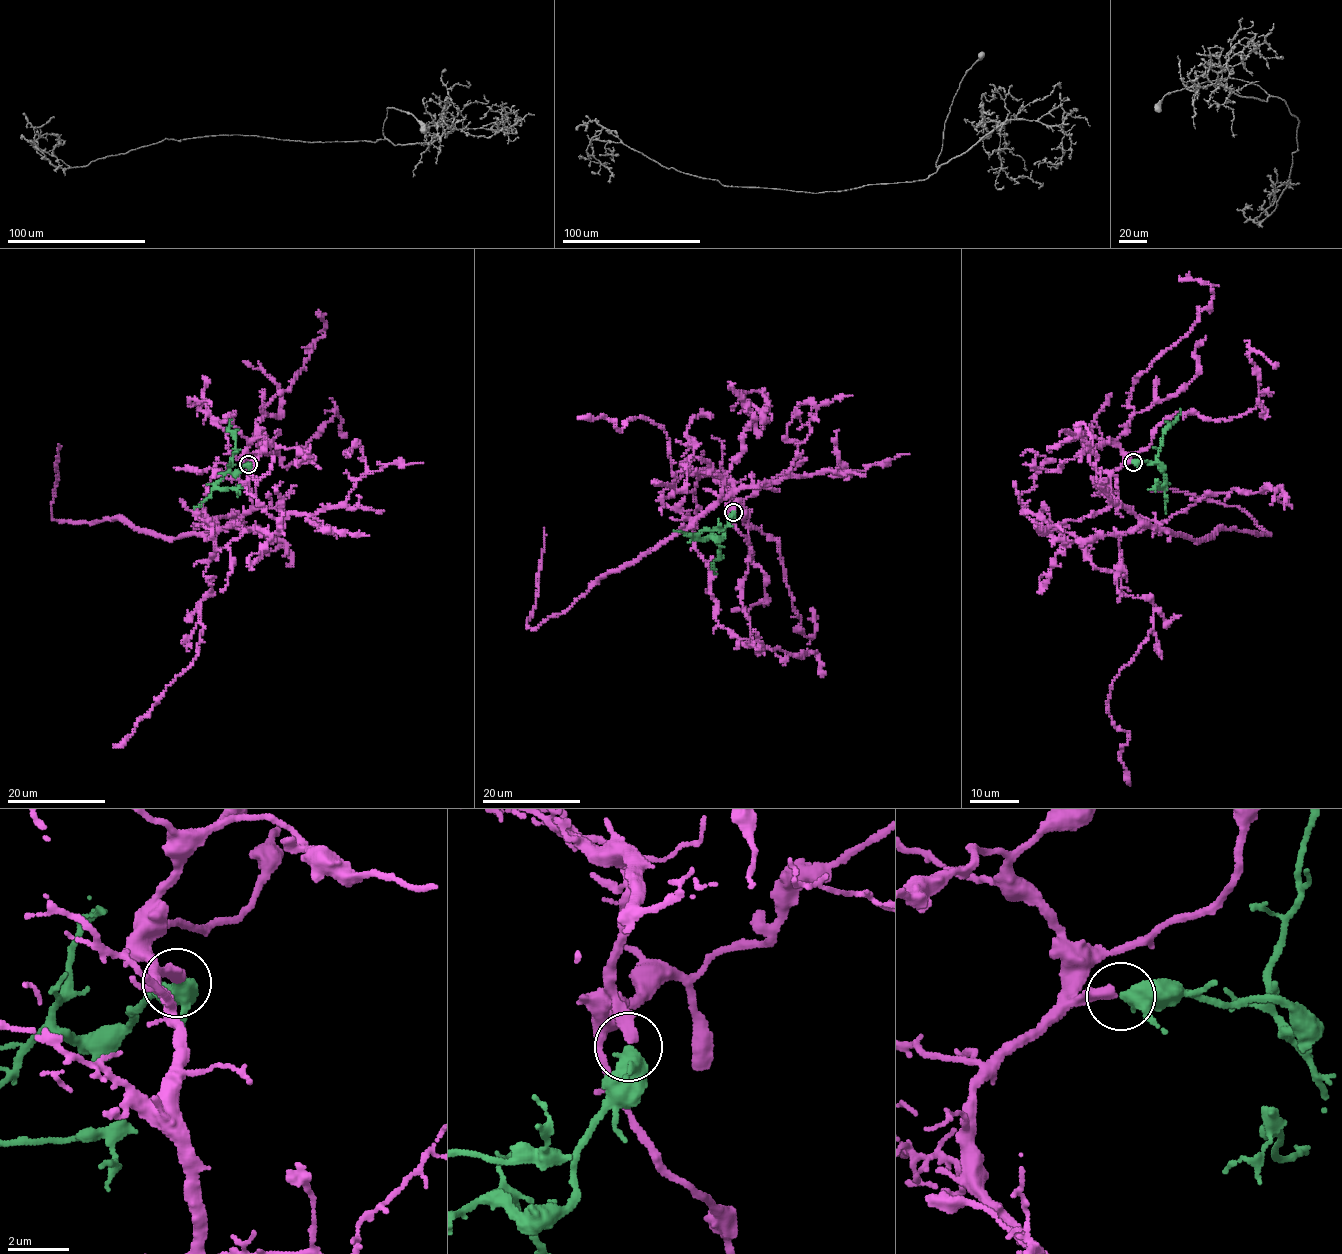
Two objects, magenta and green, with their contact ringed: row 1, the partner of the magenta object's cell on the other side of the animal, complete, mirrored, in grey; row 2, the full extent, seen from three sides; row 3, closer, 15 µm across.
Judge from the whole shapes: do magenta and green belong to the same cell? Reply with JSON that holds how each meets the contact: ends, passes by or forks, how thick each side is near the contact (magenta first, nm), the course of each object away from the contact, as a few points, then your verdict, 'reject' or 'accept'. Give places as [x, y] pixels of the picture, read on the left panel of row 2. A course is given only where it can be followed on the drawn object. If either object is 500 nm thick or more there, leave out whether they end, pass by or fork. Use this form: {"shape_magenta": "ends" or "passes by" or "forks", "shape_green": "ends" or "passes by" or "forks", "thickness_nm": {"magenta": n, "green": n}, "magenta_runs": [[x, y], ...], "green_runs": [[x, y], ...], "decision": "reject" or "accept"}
{"shape_magenta": "ends", "shape_green": "passes by", "thickness_nm": {"magenta": 380, "green": 360}, "magenta_runs": [[249, 464], [252, 504], [238, 519], [173, 539], [134, 529], [119, 517], [55, 520], [57, 444]], "green_runs": [[249, 464], [241, 470], [231, 472], [228, 469], [235, 452], [235, 436], [229, 430], [232, 419]], "decision": "accept"}

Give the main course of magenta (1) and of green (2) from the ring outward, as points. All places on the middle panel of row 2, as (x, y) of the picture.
1: (733, 511), (732, 480), (733, 490), (688, 525), (635, 560), (600, 575), (564, 611), (529, 628), (543, 527)
2: (733, 512), (723, 536), (711, 537), (718, 544), (720, 551), (714, 563), (718, 575)

